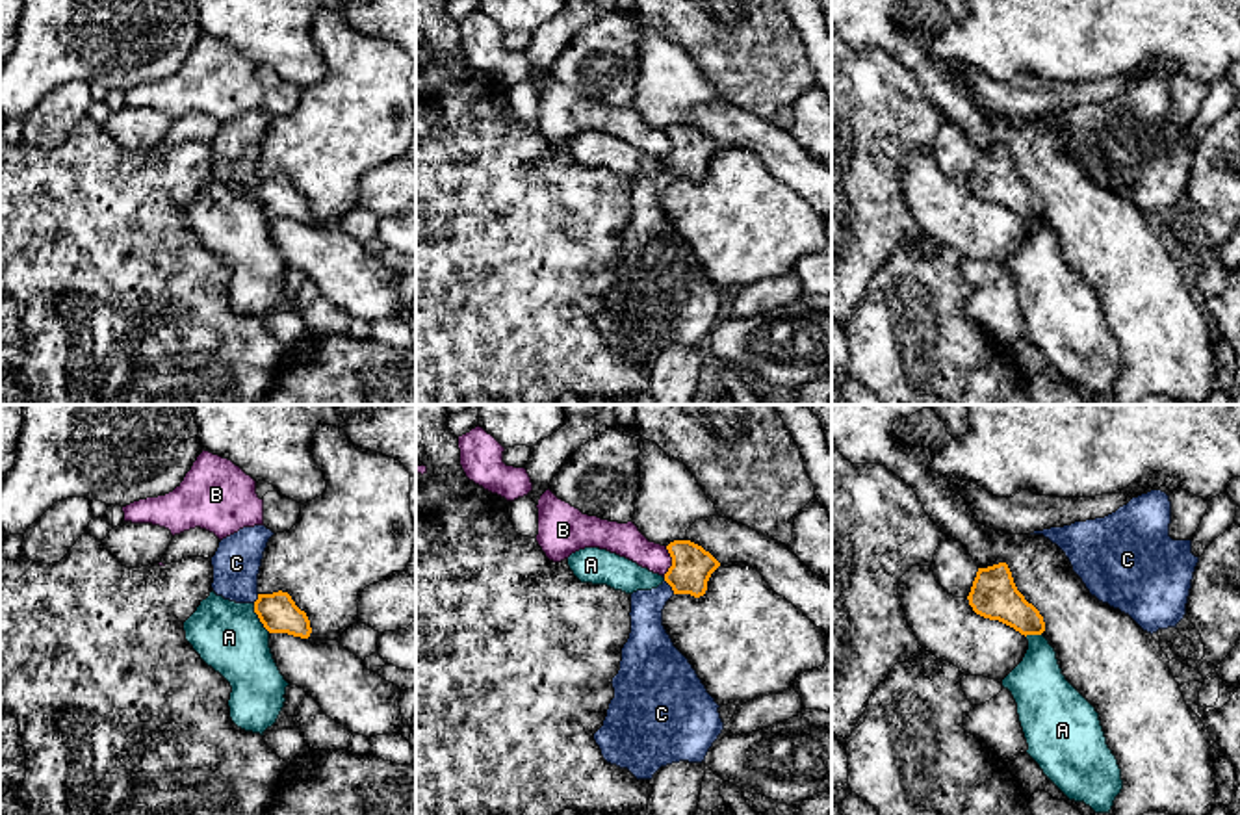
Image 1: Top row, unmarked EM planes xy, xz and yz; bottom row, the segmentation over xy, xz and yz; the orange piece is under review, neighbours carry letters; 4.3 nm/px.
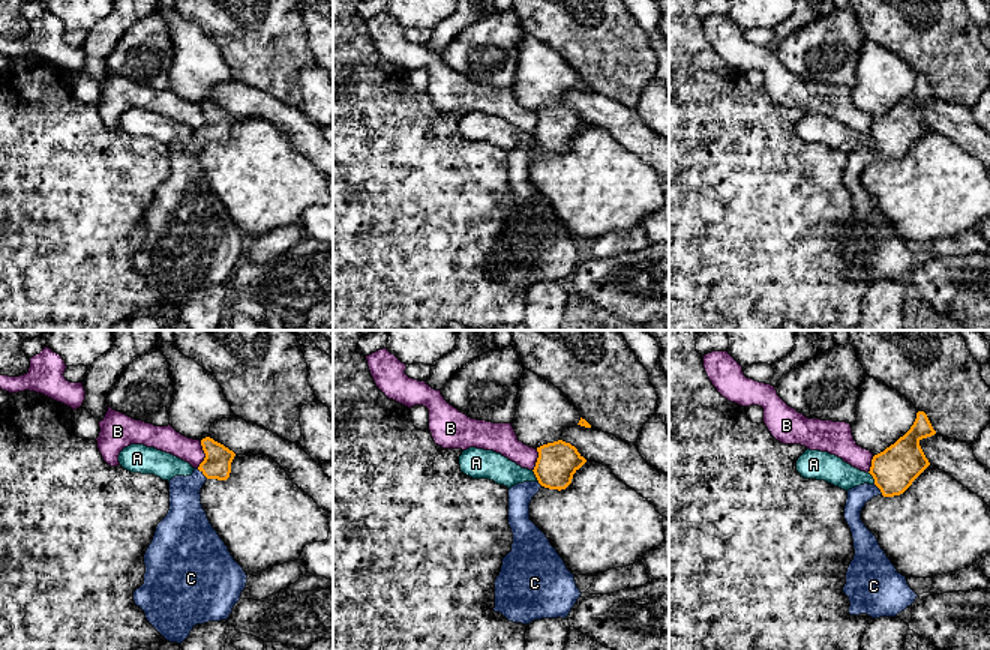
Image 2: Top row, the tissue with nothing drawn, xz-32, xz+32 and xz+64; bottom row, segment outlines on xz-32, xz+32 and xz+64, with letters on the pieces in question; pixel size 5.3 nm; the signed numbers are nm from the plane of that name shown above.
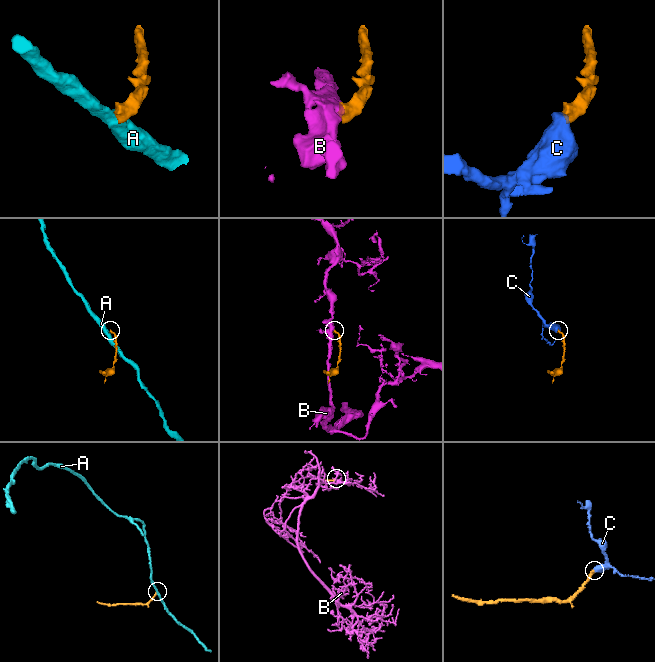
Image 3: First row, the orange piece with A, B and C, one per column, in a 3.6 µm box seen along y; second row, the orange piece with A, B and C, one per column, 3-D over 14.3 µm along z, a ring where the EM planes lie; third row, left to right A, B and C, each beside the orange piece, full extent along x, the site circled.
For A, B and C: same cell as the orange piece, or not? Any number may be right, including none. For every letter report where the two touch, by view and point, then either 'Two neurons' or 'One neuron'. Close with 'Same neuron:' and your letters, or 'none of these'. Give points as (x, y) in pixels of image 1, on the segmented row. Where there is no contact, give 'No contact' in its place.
A: Touches orange at xy (258, 617). Two neurons
B: Touches orange at xz (672, 561). Two neurons
C: Touches orange at xz (671, 585). One neuron
Same neuron: C

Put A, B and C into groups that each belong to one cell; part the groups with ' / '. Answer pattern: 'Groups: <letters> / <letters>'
Groups: A / B / C

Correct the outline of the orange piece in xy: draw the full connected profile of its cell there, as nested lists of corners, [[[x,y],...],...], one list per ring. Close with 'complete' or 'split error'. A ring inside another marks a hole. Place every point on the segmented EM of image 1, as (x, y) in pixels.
[[[254,525],[223,538],[212,557],[212,589],[225,600],[252,603],[254,613],[269,633],[288,633],[308,639],[312,633],[310,620],[288,592],[258,592],[264,551],[273,535],[275,533],[265,525]]]; split error

